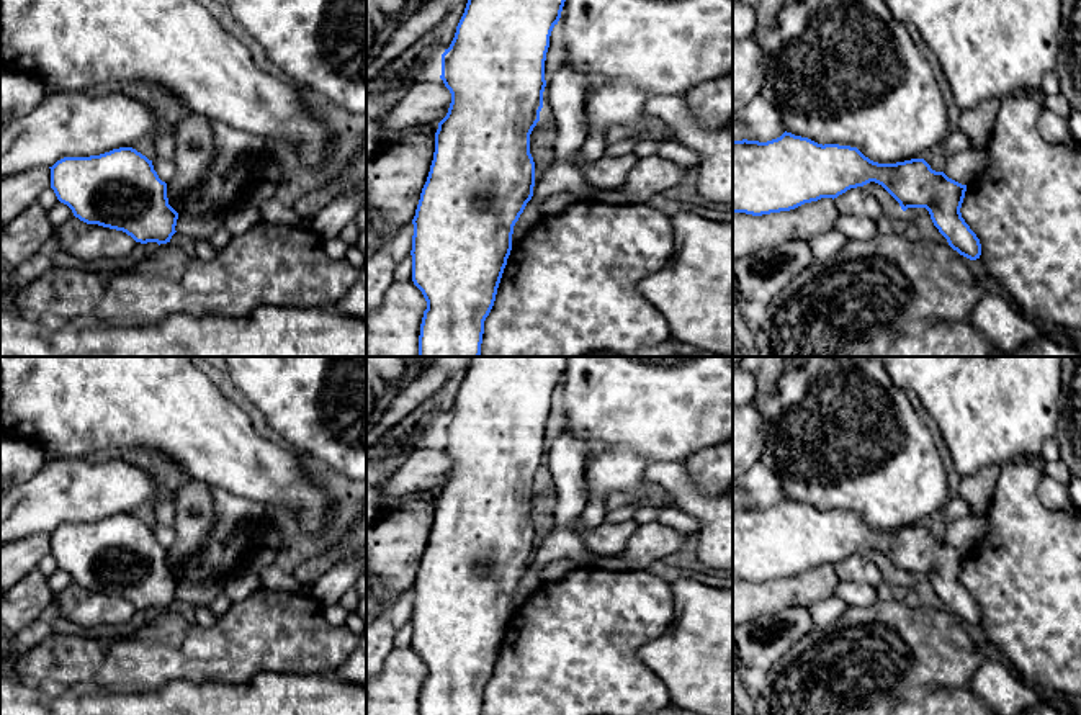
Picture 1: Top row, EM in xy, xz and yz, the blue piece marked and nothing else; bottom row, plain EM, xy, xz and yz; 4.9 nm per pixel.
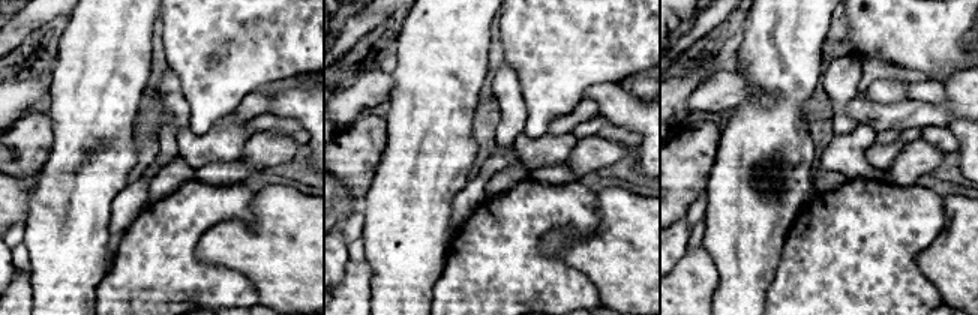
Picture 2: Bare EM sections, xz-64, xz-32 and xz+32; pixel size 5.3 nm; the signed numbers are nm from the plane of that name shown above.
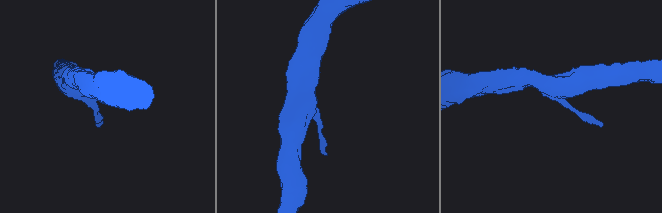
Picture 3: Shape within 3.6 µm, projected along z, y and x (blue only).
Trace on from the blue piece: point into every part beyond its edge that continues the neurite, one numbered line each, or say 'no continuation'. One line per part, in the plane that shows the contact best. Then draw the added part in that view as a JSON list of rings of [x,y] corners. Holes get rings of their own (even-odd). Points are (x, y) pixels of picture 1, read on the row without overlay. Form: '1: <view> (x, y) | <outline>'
no continuation

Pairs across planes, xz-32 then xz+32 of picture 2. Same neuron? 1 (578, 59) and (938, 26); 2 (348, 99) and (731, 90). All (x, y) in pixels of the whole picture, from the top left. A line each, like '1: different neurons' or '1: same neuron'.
1: same neuron
2: same neuron

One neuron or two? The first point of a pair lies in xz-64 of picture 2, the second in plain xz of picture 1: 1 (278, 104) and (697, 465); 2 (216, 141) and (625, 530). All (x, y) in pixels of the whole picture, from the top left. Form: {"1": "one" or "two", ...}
{"1": "two", "2": "one"}

